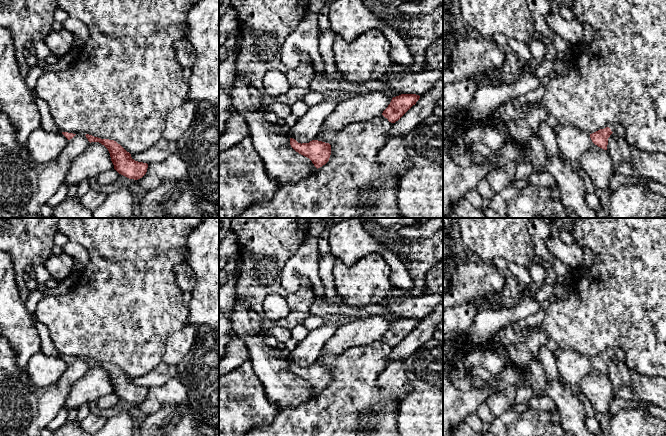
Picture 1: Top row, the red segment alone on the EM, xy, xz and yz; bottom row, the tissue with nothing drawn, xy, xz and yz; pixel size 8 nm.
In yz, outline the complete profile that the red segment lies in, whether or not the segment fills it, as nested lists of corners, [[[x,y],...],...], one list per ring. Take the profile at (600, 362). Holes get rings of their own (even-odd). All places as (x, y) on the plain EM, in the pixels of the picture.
[[[614,348],[590,358],[590,362],[595,369],[607,374],[608,362],[612,357],[624,361],[626,356],[622,349]]]

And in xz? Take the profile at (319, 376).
[[[290,362],[290,369],[296,376],[309,382],[317,393],[325,389],[331,379],[331,369],[318,364],[301,368]]]

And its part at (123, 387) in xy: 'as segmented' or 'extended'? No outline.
as segmented

